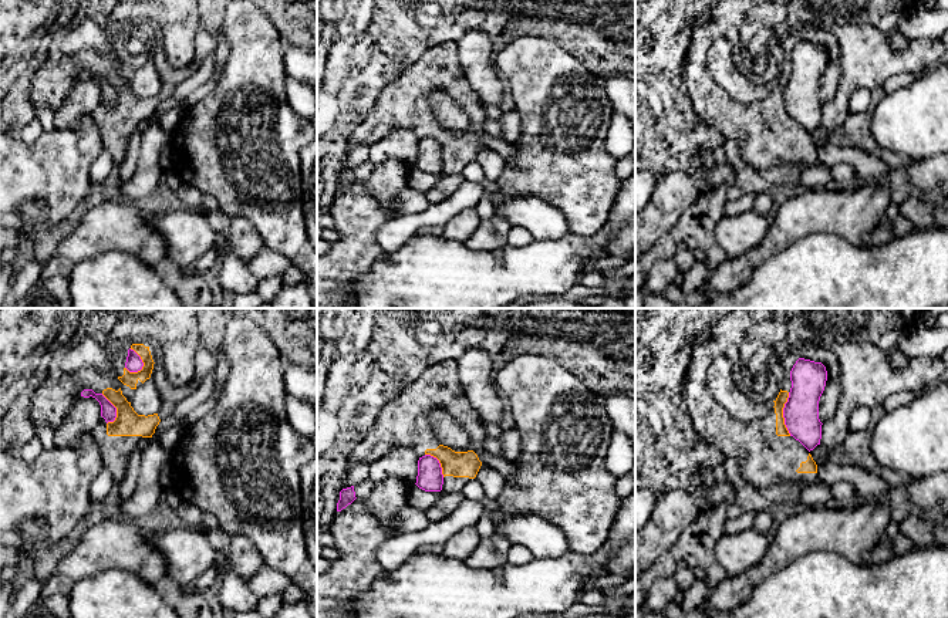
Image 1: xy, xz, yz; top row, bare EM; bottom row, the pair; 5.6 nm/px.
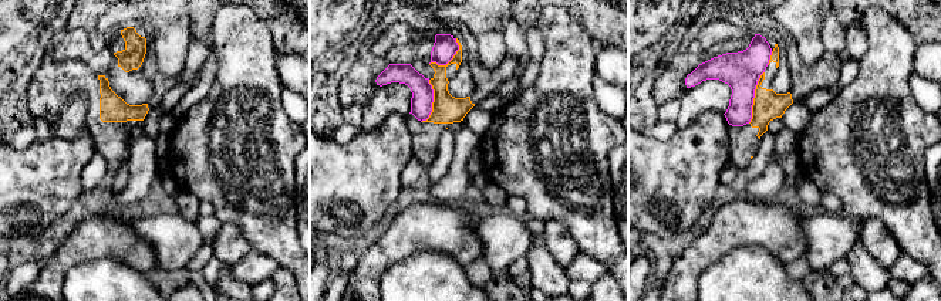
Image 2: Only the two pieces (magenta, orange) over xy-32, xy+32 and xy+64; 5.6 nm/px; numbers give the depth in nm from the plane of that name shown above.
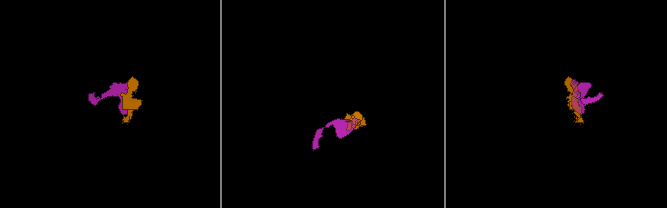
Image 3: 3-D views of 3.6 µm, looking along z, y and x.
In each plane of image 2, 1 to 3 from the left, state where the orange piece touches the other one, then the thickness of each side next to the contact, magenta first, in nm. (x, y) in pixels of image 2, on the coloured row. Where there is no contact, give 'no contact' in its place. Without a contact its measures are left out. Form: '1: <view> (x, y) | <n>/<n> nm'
1: no contact
2: xy+32 (432, 101) | 130/160 nm
3: xy+64 (754, 97) | 220/170 nm

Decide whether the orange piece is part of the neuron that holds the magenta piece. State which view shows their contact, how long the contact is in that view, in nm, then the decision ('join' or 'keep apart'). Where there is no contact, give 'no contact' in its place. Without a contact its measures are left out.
meets magenta in yz; contact 240 nm long; keep apart

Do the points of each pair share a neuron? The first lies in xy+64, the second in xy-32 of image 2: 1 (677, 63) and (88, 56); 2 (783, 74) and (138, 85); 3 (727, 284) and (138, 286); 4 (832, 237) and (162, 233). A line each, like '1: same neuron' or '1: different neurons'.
1: different neurons
2: same neuron
3: same neuron
4: same neuron

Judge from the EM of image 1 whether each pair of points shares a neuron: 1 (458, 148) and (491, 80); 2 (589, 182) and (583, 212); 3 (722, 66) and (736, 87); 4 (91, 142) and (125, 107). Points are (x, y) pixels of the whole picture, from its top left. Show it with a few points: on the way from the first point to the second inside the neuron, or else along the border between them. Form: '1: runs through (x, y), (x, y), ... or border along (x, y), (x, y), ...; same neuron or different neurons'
1: border along (462, 71), (483, 105); different neurons
2: runs through (584, 189), (584, 205); same neuron
3: runs through (724, 71), (732, 81); same neuron
4: border along (91, 115), (103, 148); different neurons

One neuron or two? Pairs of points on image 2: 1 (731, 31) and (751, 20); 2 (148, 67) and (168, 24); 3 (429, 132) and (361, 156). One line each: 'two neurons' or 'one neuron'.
1: two neurons
2: two neurons
3: two neurons

